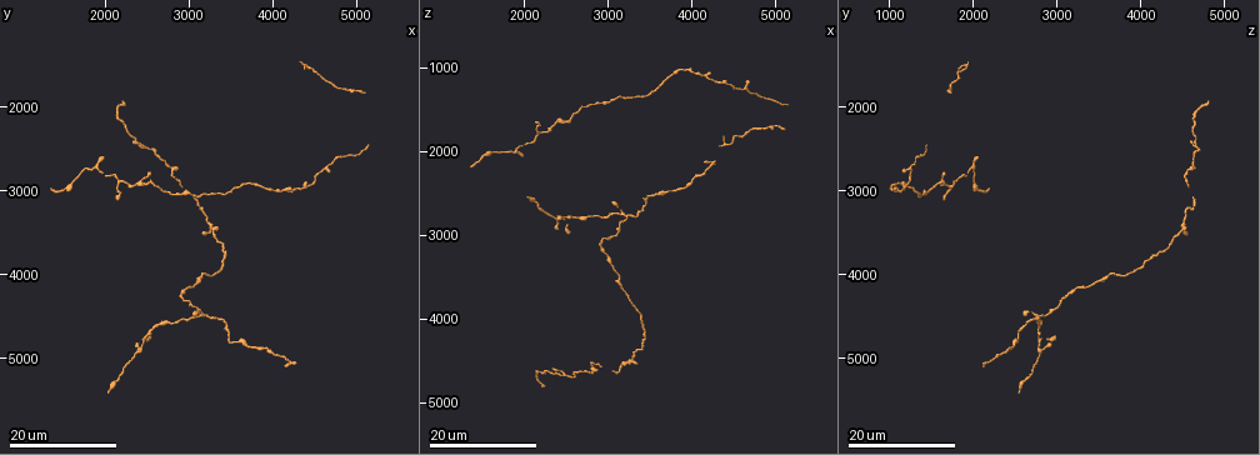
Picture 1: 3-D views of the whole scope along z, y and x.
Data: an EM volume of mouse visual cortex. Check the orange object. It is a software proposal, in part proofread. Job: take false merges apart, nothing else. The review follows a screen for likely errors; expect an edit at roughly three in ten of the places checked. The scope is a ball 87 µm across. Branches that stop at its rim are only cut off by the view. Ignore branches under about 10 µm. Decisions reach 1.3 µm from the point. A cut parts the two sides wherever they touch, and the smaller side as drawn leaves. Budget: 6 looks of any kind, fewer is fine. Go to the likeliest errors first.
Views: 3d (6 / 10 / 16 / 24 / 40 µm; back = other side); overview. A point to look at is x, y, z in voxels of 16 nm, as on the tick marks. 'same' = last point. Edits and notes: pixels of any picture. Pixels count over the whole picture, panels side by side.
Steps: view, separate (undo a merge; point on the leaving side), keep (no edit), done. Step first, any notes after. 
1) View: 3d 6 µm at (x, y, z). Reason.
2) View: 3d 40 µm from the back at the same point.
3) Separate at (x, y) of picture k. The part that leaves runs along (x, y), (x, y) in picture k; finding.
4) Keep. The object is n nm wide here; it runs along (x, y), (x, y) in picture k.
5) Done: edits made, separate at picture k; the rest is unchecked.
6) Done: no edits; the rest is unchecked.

View: 3d 16 µm at (3200, 4500, 2750). Three arms meet.

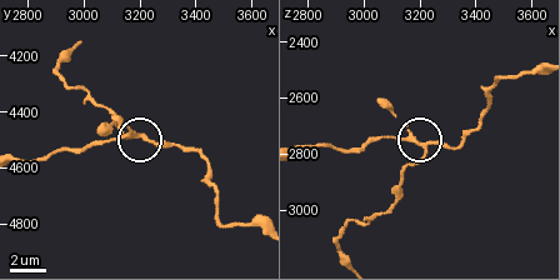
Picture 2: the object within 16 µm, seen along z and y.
View: 3d 10 µm at (3170, 4490, 2750).

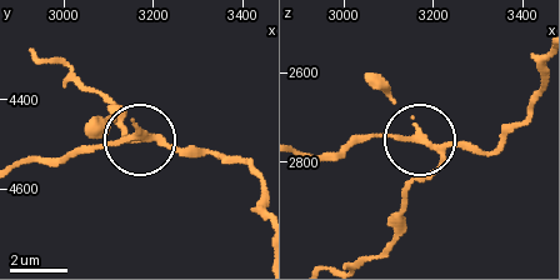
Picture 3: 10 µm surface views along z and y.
Keep. The object is 210 nm wide here; it runs along (95, 114), (133, 124), (135, 134), (75, 150) in picture 3; all the same cell.

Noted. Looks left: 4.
View: 3d 24 µm at (2800, 4550, 2750).

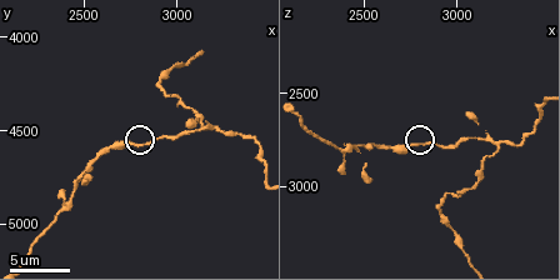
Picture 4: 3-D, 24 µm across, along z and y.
View: 3d 6 µm at (2780, 4580, 2780). Zoom in.

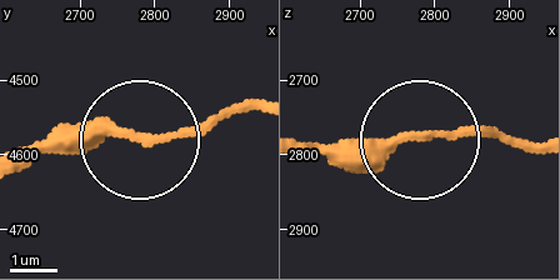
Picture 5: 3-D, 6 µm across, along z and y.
Keep. It runs along (249, 114), (21, 150) in picture 5; one cell here.

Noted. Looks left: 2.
View: 3d 16 µm at (2800, 2800, 4550). Calibre changes.

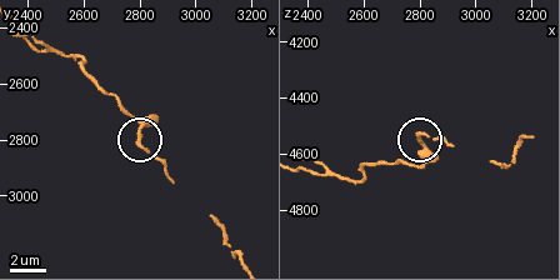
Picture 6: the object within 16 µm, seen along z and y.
View: 3d 6 µm at (2800, 2800, 4540).

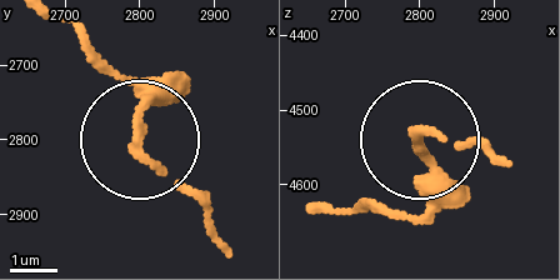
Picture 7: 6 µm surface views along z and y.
Keep. Continuous, no second cell.

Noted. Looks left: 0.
Done: no edits; the rest is unchecked.

